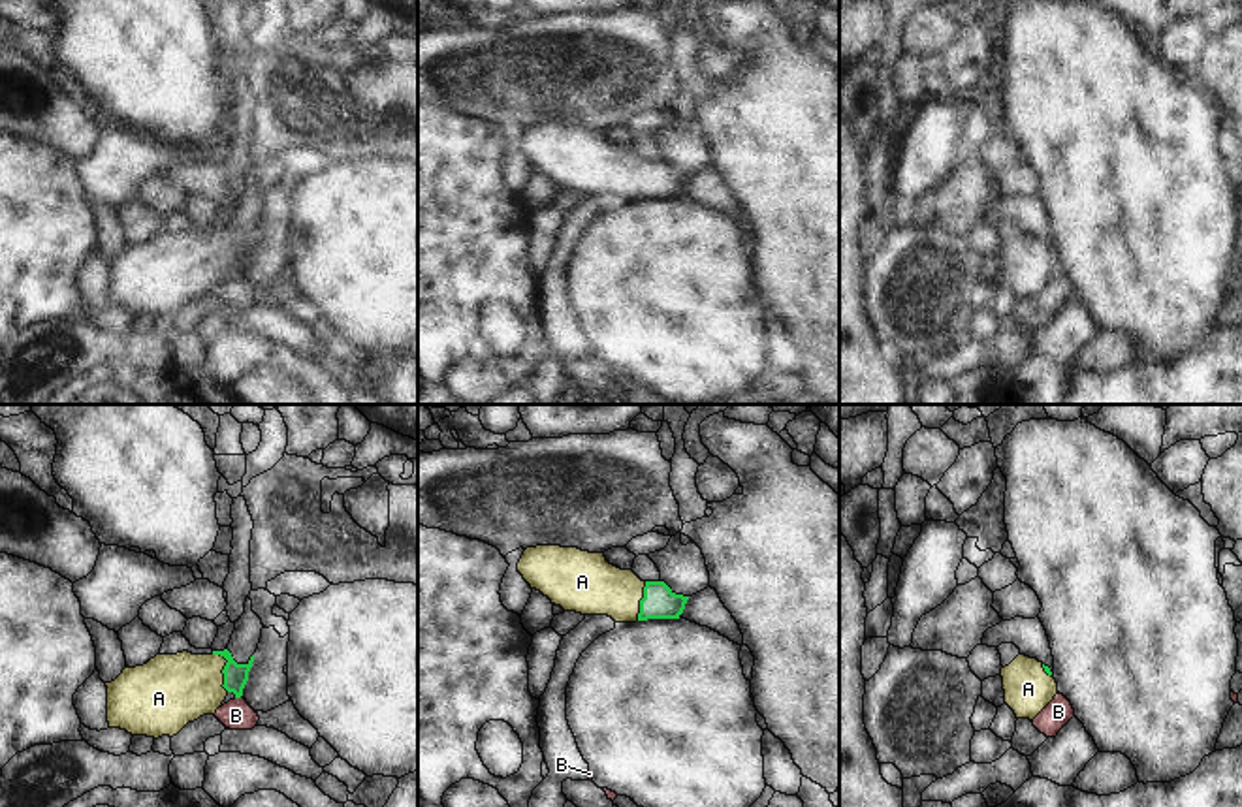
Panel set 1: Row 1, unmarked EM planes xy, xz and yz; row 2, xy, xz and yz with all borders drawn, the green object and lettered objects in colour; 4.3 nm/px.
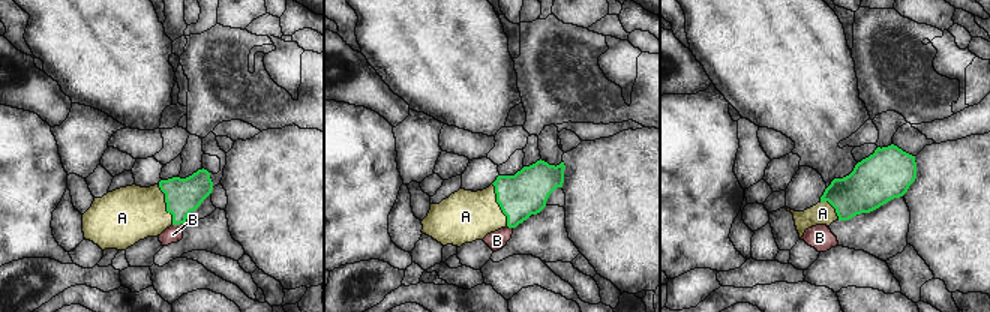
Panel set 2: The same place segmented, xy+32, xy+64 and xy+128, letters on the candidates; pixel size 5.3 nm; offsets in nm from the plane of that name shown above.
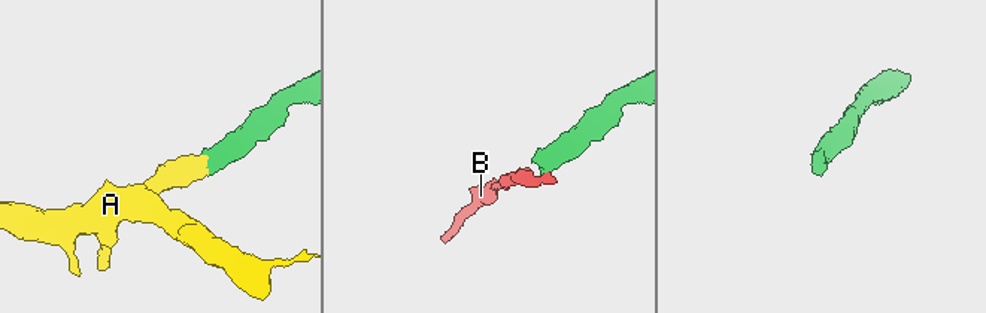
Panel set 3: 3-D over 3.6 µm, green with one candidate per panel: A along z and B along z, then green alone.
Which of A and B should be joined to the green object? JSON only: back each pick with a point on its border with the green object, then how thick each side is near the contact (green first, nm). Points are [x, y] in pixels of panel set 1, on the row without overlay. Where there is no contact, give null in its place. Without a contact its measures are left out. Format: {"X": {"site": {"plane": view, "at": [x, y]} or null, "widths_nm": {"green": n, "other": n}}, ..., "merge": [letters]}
{"A": {"site": {"plane": "xy", "at": [222, 249]}, "widths_nm": {"green": 110, "other": 320}}, "merge": ["A"]}

